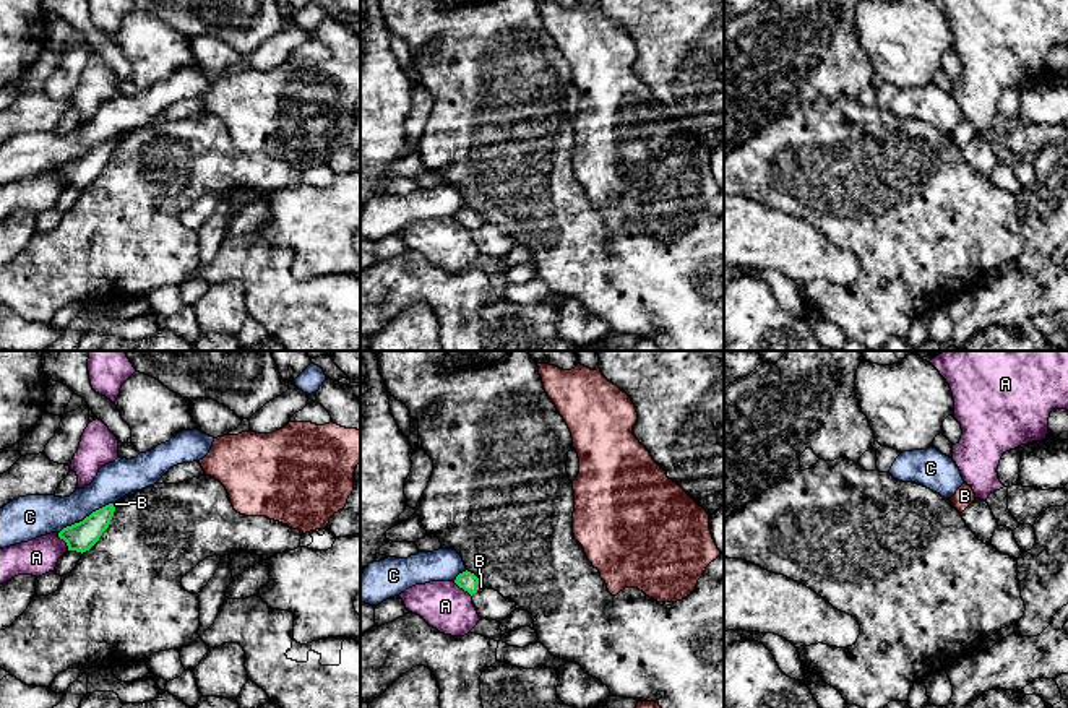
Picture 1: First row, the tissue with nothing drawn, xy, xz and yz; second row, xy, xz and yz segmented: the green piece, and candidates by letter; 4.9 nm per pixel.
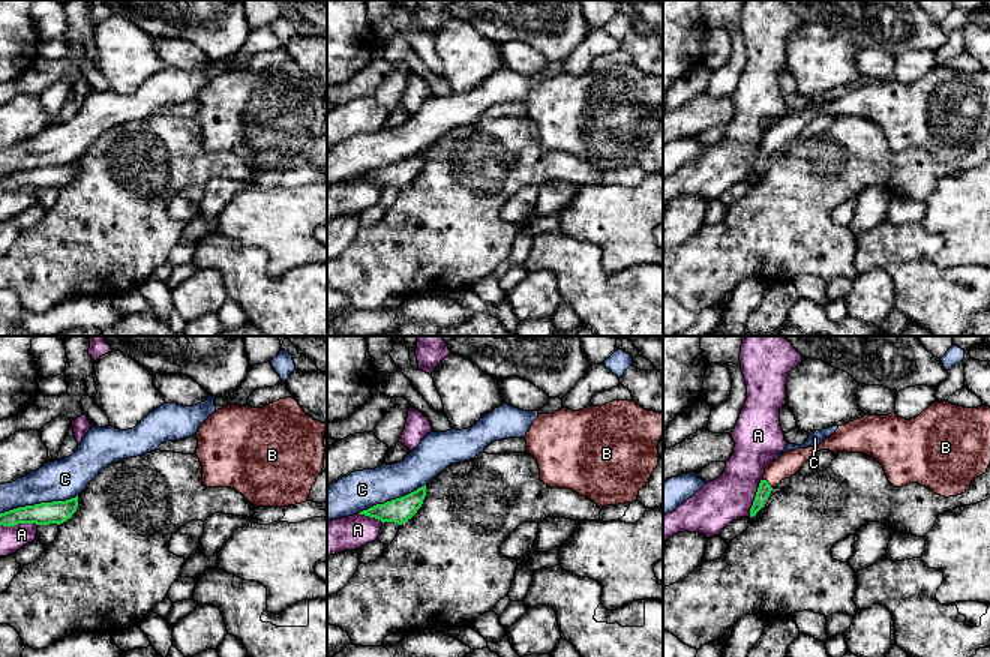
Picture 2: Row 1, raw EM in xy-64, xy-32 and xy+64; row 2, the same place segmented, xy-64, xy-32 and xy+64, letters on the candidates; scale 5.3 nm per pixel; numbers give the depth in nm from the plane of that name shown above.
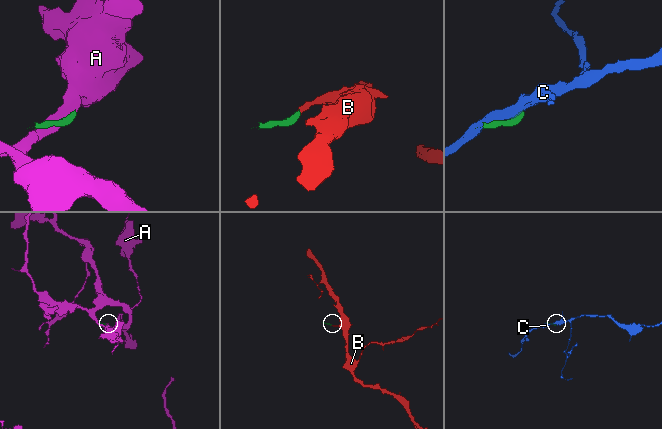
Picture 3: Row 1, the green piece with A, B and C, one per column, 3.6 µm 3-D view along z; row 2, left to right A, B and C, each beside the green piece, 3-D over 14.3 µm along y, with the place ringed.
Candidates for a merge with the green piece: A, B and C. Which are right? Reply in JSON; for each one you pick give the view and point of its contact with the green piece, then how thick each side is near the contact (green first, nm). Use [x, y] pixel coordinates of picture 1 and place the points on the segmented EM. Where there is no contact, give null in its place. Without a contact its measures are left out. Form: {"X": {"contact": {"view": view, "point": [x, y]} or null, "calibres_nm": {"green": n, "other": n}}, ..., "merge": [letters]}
{"B": {"contact": {"view": "xz", "point": [476, 587]}, "calibres_nm": {"green": 90, "other": 40}}, "merge": ["B"]}

